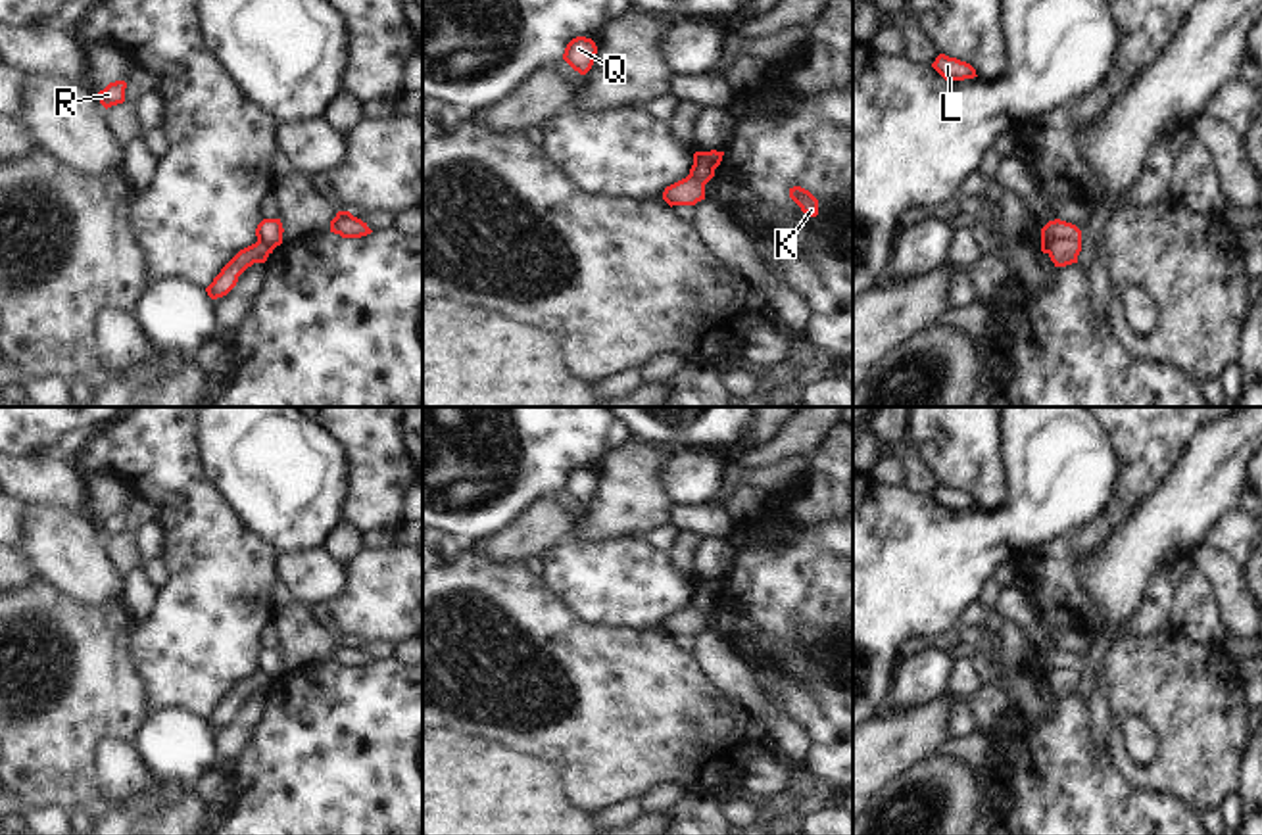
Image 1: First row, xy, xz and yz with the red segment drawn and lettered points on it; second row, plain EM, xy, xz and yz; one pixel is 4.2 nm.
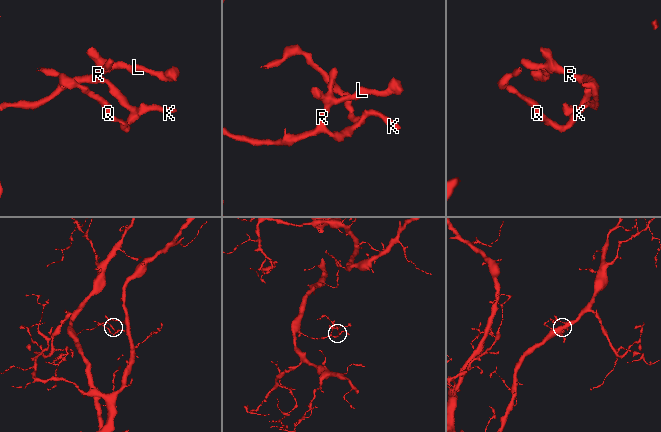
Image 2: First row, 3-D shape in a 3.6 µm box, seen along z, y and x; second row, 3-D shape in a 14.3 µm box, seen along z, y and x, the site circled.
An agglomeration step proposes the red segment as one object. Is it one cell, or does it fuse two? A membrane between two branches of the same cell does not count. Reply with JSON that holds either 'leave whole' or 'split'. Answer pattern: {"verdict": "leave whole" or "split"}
{"verdict": "split"}

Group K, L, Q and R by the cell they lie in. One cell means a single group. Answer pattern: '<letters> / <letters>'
K L R / Q

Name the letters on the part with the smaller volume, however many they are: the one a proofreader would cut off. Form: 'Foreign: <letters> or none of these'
Foreign: Q

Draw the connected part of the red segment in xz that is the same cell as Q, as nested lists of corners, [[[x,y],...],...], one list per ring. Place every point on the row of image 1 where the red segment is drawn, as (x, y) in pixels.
[[[576,36],[572,38],[563,54],[563,60],[580,75],[586,75],[595,60],[597,46],[592,38]]]

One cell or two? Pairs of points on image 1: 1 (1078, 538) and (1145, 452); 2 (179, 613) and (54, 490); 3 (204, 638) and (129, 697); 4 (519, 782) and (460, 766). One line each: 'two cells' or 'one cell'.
1: one cell
2: two cells
3: two cells
4: one cell

